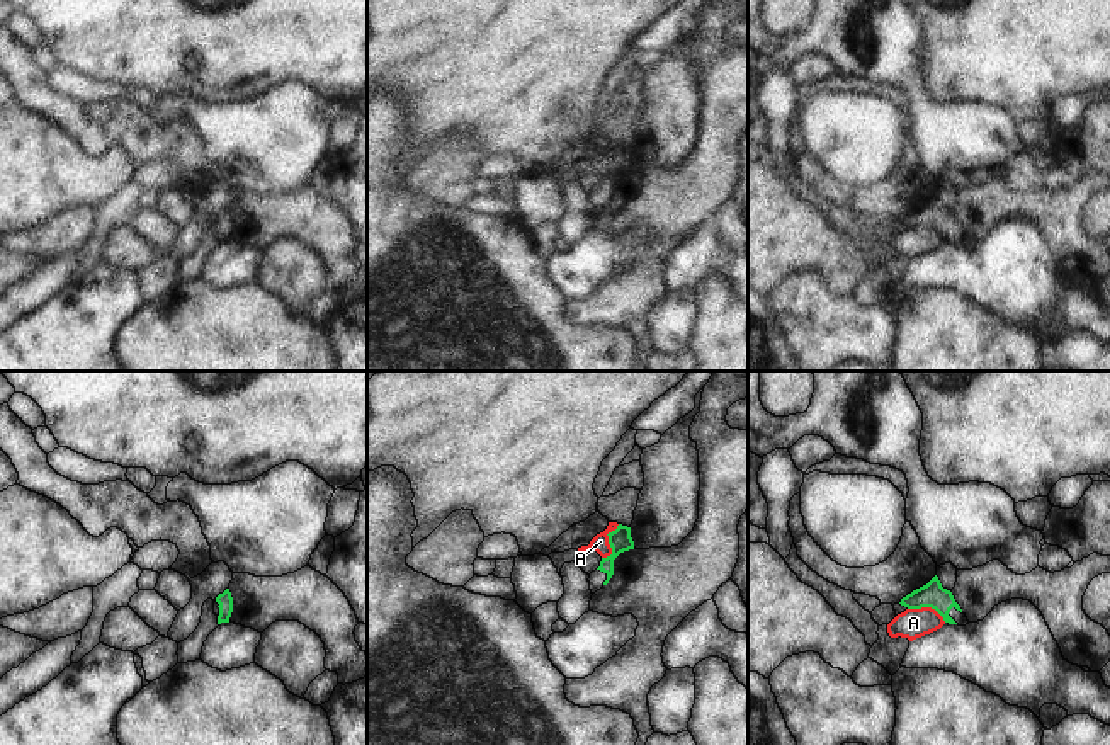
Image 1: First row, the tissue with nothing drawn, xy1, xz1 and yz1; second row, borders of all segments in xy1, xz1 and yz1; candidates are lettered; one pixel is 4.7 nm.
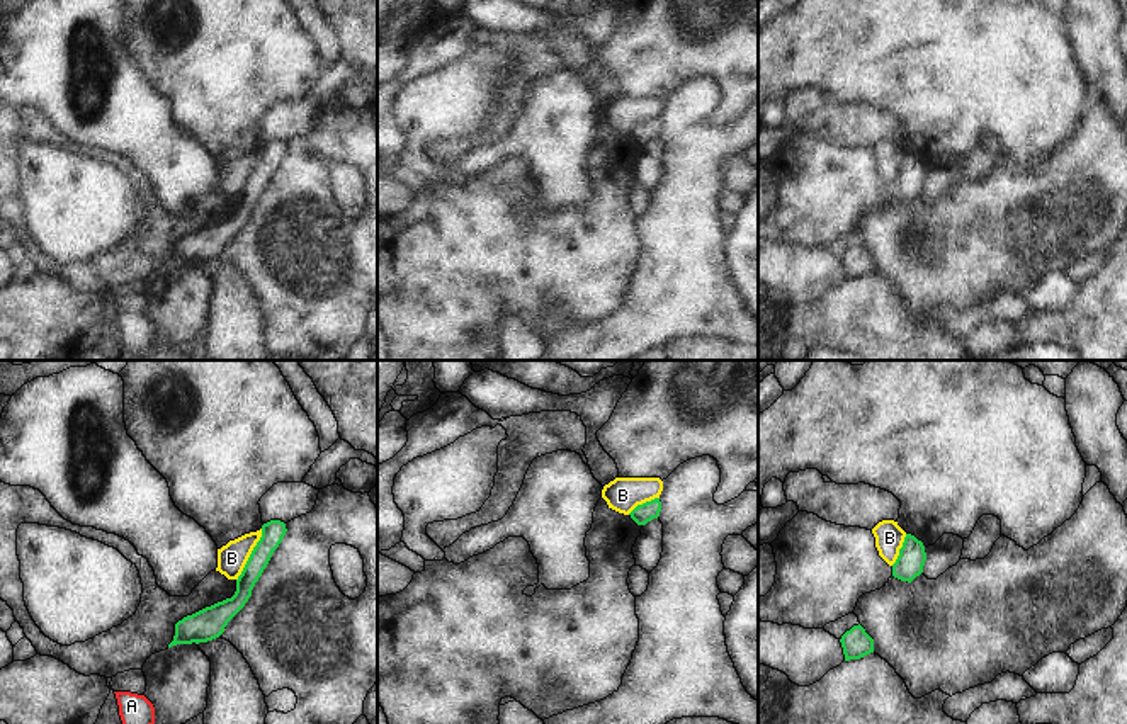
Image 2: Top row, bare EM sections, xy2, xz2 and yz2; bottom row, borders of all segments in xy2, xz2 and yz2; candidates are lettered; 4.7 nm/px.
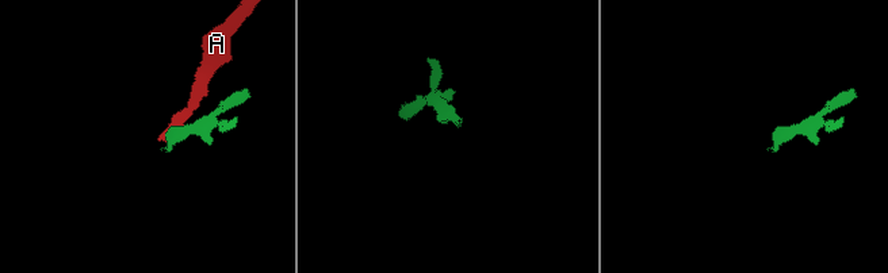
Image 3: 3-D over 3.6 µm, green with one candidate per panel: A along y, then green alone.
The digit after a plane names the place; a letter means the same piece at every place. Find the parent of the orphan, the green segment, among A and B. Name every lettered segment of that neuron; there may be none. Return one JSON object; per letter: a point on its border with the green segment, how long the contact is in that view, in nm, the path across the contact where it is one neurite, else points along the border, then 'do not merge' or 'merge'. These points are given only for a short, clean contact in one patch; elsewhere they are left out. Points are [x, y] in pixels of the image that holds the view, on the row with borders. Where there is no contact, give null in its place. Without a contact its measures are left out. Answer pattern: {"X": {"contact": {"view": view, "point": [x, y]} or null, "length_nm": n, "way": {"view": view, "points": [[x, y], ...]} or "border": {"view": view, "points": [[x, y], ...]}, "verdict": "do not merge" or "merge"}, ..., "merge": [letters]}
{"A": {"contact": {"view": "xz1", "point": [609, 543]}, "length_nm": 190, "border": {"view": "xz1", "points": [[619, 524], [607, 534], [611, 553], [602, 558]]}, "verdict": "do not merge"}, "B": {"contact": {"view": "xy2", "point": [250, 554]}, "length_nm": 280, "border": {"view": "xy2", "points": [[262, 529], [262, 536], [237, 580]]}, "verdict": "do not merge"}, "merge": []}

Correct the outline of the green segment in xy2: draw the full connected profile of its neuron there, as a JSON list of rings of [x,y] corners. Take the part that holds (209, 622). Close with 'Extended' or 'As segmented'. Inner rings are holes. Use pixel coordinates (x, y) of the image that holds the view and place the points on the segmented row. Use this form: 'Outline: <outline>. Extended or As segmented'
Outline: [[[270,520],[262,525],[262,537],[253,547],[241,574],[236,580],[236,591],[231,598],[206,607],[175,624],[175,636],[168,648],[177,644],[199,644],[219,637],[228,622],[245,607],[252,597],[252,590],[263,569],[267,568],[274,551],[286,535],[286,523]]]. As segmented

